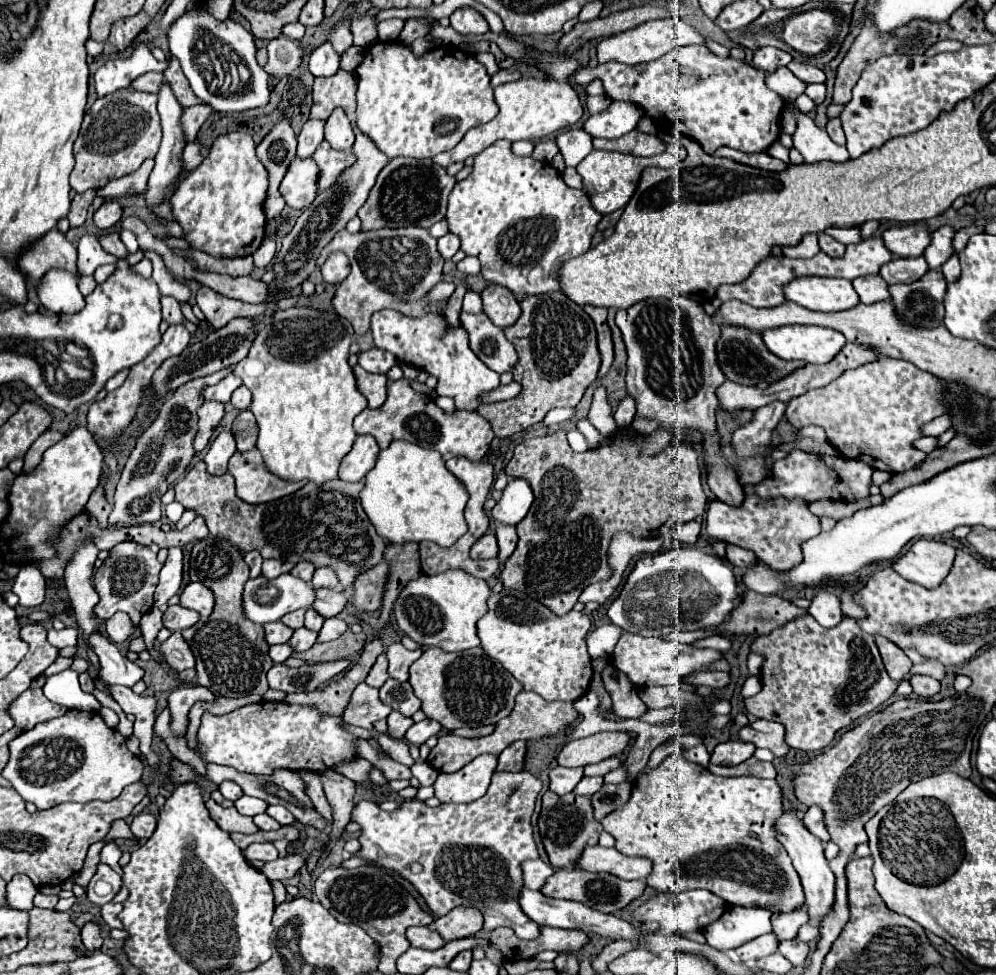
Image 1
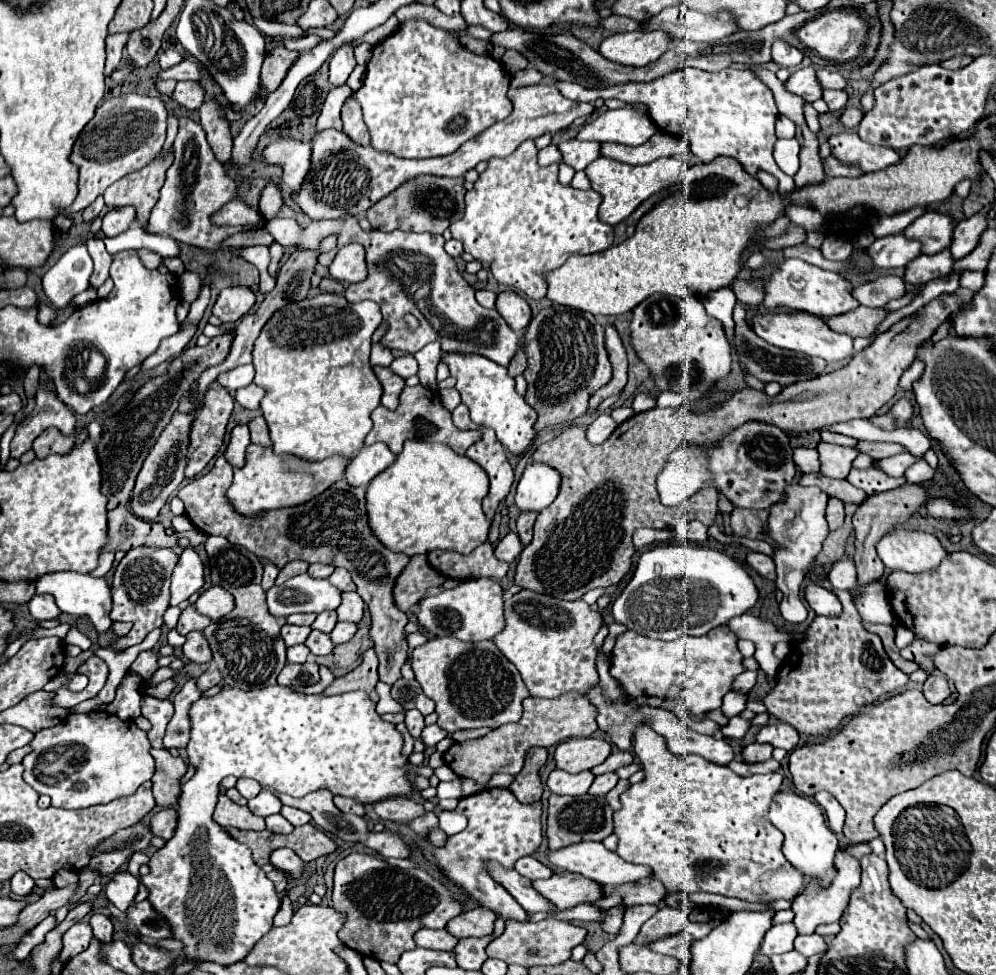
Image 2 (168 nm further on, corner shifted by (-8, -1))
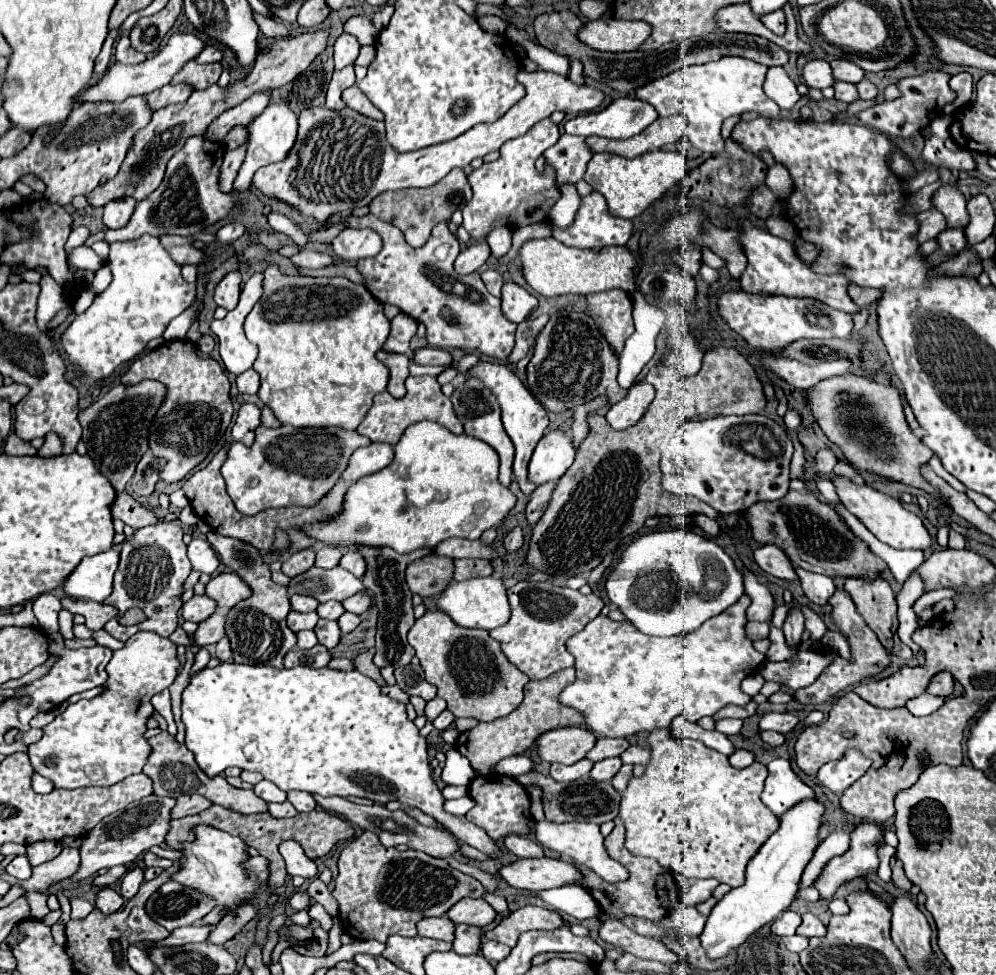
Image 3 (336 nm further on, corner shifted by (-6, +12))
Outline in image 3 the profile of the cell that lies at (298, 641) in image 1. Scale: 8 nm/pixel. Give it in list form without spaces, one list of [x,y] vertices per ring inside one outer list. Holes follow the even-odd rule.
[[[322,618],[318,620],[314,632],[316,632],[316,636],[318,636],[318,642],[320,642],[322,646],[326,646],[328,650],[334,648],[334,646],[338,644],[340,636],[342,636],[342,632],[340,632],[340,628],[338,628],[338,624],[336,624],[334,620],[322,620]]]

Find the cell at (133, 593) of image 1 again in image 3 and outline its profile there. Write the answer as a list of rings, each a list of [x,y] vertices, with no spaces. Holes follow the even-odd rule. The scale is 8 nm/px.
[[[160,522],[156,526],[140,528],[130,540],[122,544],[120,552],[120,564],[114,574],[114,592],[112,598],[106,600],[106,604],[112,604],[120,610],[120,618],[124,616],[126,610],[130,608],[140,608],[146,614],[146,620],[136,624],[136,626],[122,626],[118,618],[110,620],[104,630],[114,636],[116,640],[126,642],[132,634],[140,630],[150,630],[156,632],[164,638],[168,638],[176,626],[178,626],[178,610],[182,606],[178,598],[184,580],[190,574],[188,568],[188,558],[186,558],[186,544],[182,542],[182,526],[174,522]]]

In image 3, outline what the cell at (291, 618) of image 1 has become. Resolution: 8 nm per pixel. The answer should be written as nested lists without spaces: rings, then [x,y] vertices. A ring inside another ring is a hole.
[[[292,594],[290,596],[290,604],[292,604],[292,610],[296,610],[296,612],[314,612],[320,602],[314,600],[314,598],[310,598],[310,596]]]

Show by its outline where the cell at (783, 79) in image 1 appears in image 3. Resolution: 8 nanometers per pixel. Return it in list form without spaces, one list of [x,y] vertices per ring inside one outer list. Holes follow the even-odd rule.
[[[808,60],[802,70],[802,80],[808,88],[828,88],[834,84],[834,76],[830,64],[826,60]]]

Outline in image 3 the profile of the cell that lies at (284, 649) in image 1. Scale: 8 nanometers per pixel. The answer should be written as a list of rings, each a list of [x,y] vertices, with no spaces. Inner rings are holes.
[[[302,630],[302,632],[298,632],[298,634],[296,634],[296,638],[298,638],[296,648],[312,648],[312,646],[316,646],[316,644],[318,644],[316,634],[314,634],[312,630]]]

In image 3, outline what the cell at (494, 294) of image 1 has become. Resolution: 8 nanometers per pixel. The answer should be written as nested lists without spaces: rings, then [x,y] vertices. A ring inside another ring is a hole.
[[[506,282],[502,286],[502,312],[508,320],[512,322],[522,322],[526,320],[538,306],[538,300],[528,294],[522,286],[514,282]]]

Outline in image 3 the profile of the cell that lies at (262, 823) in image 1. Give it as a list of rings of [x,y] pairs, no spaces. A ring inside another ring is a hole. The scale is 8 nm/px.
[[[288,800],[282,802],[282,804],[268,804],[268,812],[274,818],[290,818],[290,816],[296,816],[296,808]]]

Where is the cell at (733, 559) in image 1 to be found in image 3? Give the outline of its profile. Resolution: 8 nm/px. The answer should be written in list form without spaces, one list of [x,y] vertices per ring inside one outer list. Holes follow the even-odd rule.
[[[774,544],[760,546],[758,550],[754,550],[754,560],[764,572],[768,572],[776,578],[784,578],[784,580],[796,580],[798,578],[790,560],[786,558],[786,554],[780,548],[776,548]]]

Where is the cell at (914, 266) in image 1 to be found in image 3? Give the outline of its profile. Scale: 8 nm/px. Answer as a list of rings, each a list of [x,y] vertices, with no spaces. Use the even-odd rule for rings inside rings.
[[[944,230],[944,232],[940,232],[936,236],[936,242],[938,242],[938,248],[946,256],[962,252],[966,248],[966,240],[964,240],[964,232],[962,230]]]

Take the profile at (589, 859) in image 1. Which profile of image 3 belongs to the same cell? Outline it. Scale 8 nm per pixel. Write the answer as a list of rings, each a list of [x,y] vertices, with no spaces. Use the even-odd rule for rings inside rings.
[[[542,820],[542,822],[536,822],[534,834],[536,834],[536,840],[538,840],[544,848],[554,850],[554,852],[558,852],[560,856],[566,856],[568,860],[590,868],[590,870],[596,872],[604,882],[620,882],[620,880],[626,880],[626,878],[628,878],[626,866],[622,866],[620,862],[616,862],[616,860],[612,860],[612,858],[608,856],[608,850],[604,848],[604,836],[600,834],[598,824],[588,824],[588,822],[552,824],[552,822],[548,822],[548,820]]]

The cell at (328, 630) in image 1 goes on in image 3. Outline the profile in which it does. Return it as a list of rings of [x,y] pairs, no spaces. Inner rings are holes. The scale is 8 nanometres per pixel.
[[[344,612],[344,614],[338,618],[338,626],[340,626],[342,634],[352,632],[358,624],[360,624],[360,616],[356,616],[356,614],[352,614],[352,612]]]

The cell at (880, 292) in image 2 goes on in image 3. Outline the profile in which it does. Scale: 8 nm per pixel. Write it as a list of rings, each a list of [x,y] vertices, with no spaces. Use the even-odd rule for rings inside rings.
[[[850,284],[848,294],[862,308],[862,306],[870,306],[874,300],[878,300],[882,296],[882,288],[864,288],[858,284]]]

